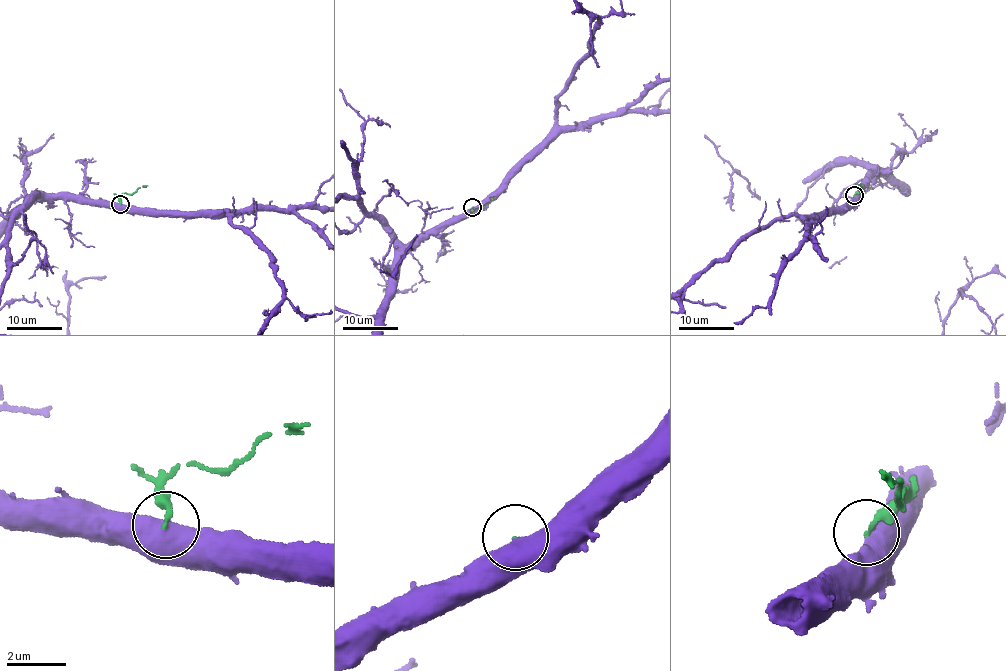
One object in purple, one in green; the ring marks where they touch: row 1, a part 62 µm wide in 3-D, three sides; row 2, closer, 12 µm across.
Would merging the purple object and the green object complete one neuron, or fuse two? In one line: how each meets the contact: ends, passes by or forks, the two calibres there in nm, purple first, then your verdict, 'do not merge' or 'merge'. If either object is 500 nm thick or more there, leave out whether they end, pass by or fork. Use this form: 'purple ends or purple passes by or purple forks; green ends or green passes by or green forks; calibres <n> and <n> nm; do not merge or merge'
calibres 800 and 220 nm; do not merge

